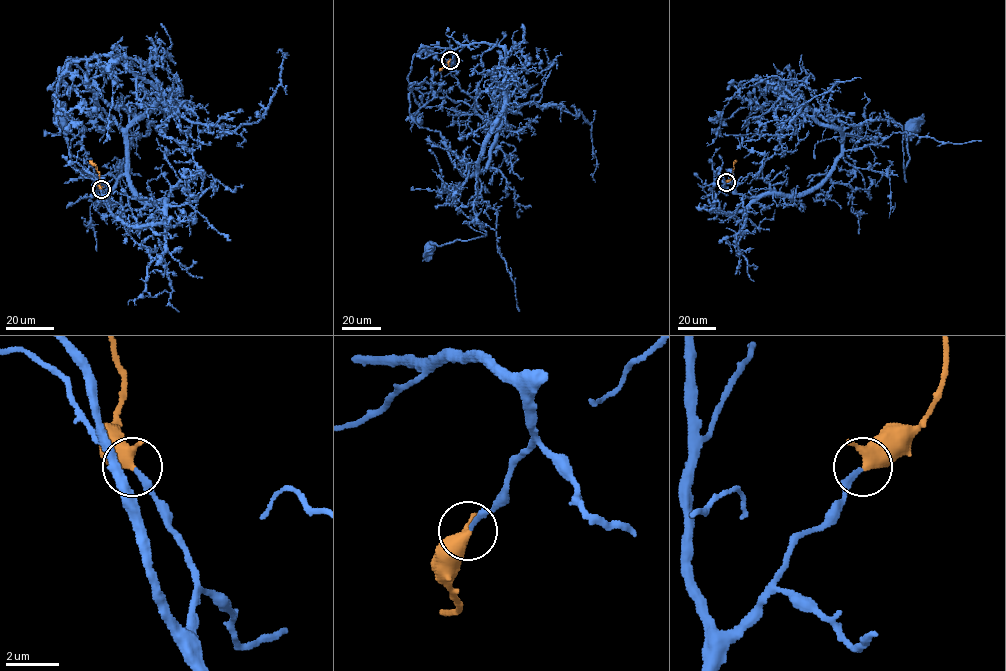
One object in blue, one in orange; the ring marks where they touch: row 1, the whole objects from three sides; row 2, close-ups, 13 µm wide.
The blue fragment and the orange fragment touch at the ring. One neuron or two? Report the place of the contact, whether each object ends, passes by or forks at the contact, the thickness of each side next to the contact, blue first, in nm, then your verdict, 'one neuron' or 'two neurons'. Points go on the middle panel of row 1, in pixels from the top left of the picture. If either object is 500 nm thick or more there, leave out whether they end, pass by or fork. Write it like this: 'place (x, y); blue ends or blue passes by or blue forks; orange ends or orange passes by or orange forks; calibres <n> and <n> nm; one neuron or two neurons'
place (450, 60); blue ends; orange passes by; calibres 220 and 400 nm; one neuron

